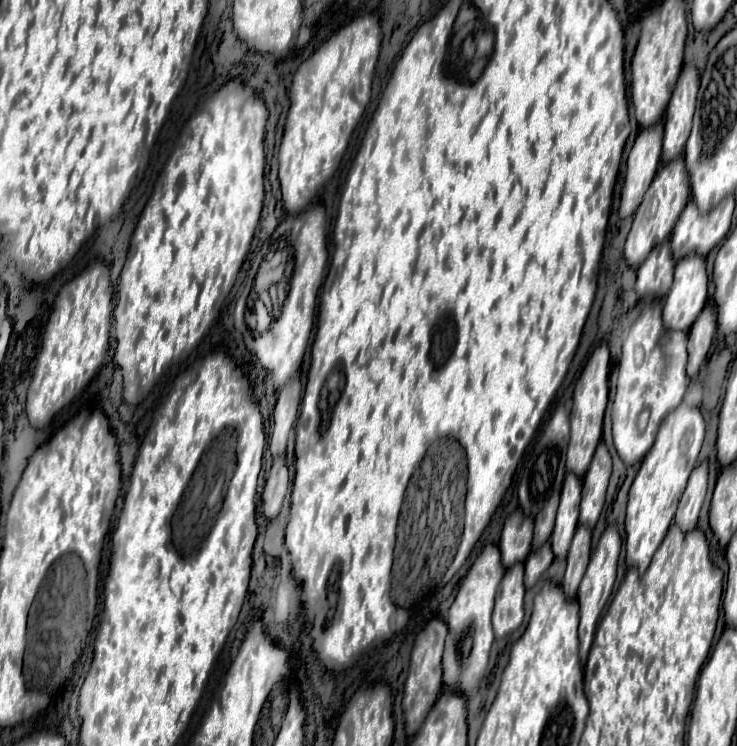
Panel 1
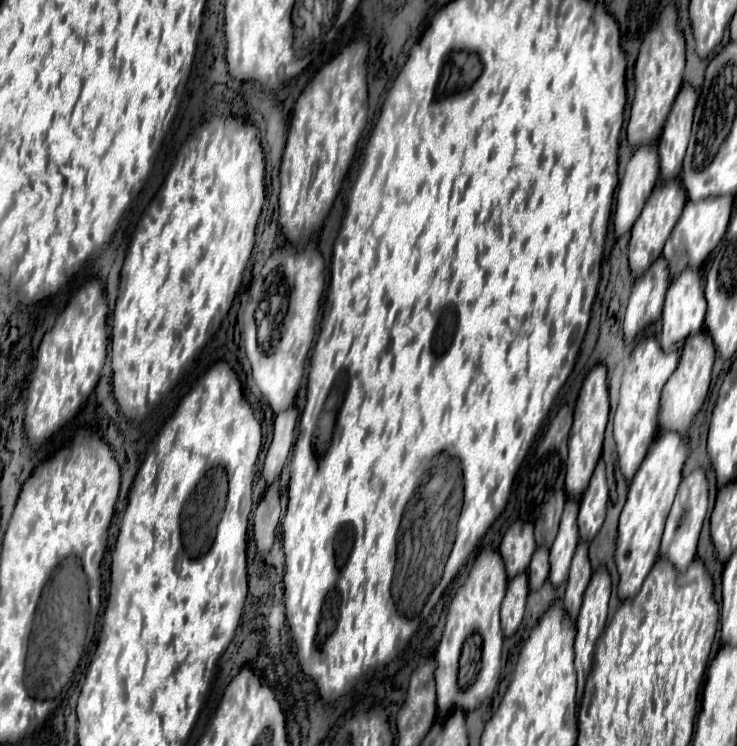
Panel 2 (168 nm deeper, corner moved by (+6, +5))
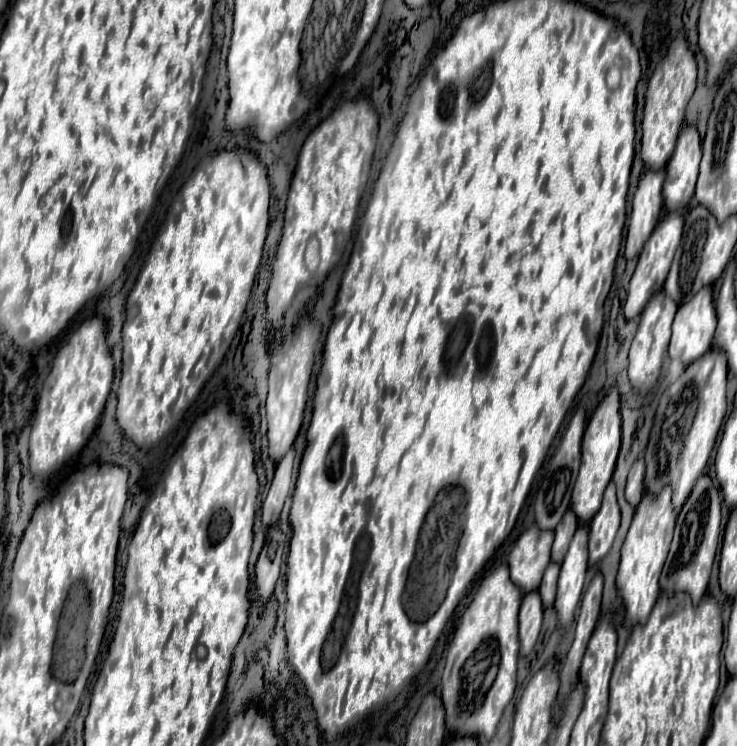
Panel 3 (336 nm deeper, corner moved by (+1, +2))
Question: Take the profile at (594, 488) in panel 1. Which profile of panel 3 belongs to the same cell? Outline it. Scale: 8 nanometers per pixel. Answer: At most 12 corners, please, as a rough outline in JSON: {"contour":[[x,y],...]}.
{"contour":[[615,484],[589,524],[589,566],[613,546],[619,530]]}

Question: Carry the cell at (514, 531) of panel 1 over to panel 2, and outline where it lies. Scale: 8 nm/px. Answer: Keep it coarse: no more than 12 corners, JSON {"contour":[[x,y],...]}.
{"contour":[[516,521],[500,543],[510,579],[528,569],[532,525]]}

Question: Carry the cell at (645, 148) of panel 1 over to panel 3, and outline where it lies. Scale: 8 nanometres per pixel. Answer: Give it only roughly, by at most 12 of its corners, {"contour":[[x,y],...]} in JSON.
{"contour":[[663,170],[641,176],[625,258],[637,258],[661,220]]}

